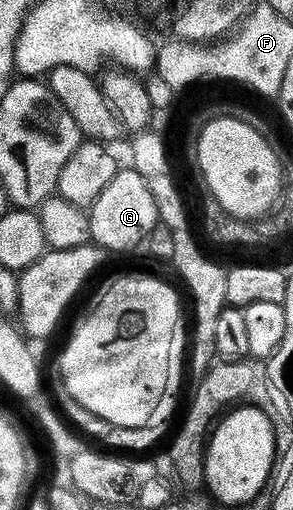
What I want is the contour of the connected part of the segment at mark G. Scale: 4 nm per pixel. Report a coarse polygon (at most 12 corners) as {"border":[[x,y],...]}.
{"border":[[118,170],[90,204],[107,253],[145,244],[160,223],[148,181]]}

